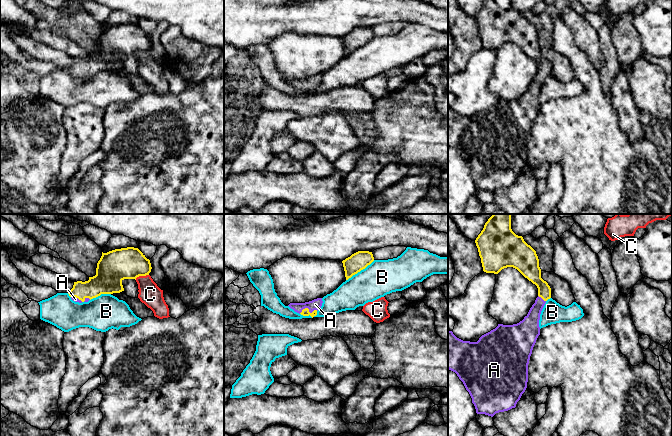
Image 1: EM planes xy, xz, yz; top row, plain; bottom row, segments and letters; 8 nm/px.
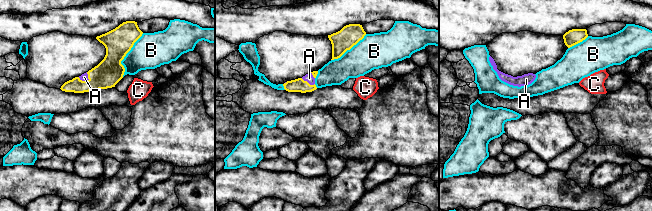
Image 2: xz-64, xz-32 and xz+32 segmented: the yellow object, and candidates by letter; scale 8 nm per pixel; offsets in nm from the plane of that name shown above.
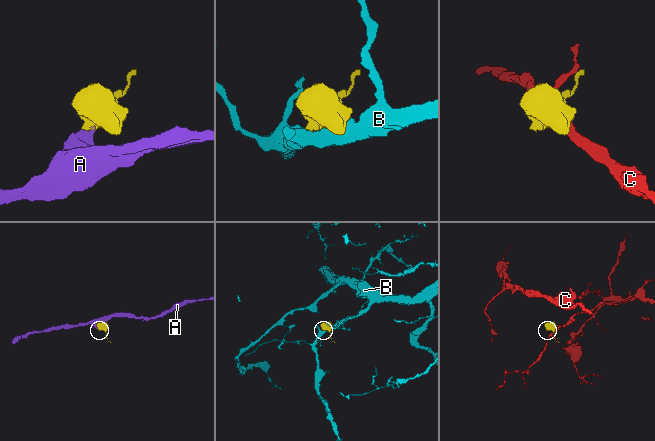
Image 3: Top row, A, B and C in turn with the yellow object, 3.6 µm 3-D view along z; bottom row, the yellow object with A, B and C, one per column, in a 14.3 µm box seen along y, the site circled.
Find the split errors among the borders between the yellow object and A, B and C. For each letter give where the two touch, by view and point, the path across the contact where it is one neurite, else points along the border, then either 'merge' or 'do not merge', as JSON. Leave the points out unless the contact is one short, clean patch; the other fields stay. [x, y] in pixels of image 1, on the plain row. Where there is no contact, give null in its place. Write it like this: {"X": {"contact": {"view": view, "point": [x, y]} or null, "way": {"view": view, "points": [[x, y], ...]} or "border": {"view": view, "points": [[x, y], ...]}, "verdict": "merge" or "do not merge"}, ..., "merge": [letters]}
{"A": {"contact": {"view": "xz", "point": [308, 85]}, "way": {"view": "xz", "points": [[305, 88], [308, 85], [315, 80]]}, "verdict": "merge"}, "B": {"contact": {"view": "xz", "point": [360, 46]}, "verdict": "do not merge"}, "C": {"contact": {"view": "xy", "point": [141, 51]}, "verdict": "do not merge"}, "merge": ["A"]}

